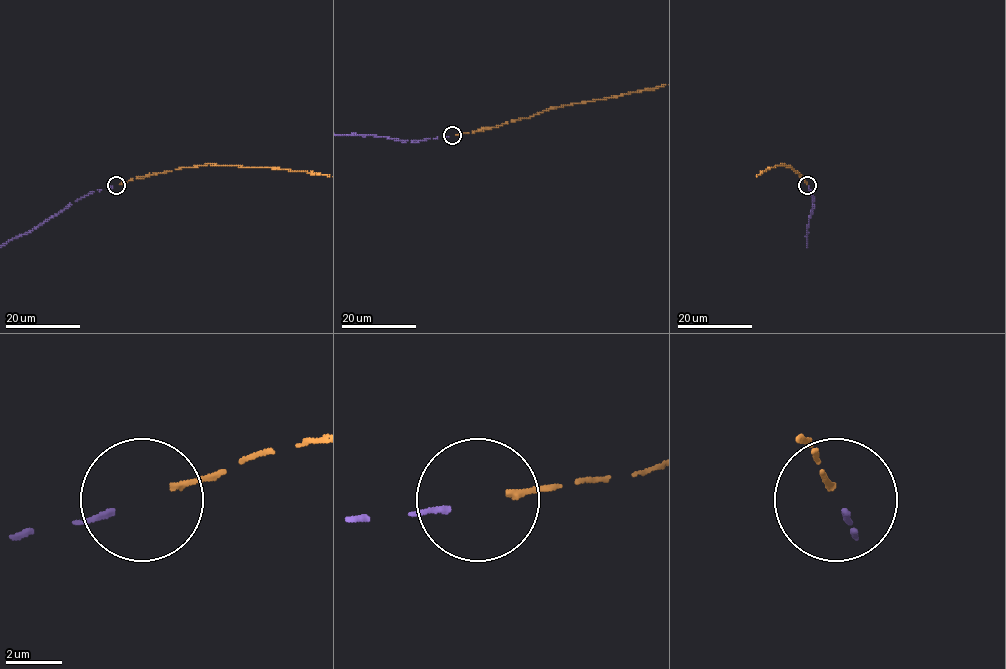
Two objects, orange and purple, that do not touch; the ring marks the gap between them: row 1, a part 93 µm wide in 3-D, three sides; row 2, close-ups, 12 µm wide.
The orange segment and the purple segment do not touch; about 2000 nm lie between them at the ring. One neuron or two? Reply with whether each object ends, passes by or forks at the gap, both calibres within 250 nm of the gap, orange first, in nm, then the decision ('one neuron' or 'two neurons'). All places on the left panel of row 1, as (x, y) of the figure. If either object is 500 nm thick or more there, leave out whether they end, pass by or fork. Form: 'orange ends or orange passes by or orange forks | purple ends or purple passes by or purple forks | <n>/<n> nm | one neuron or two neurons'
orange ends | purple ends | 220/180 nm | one neuron

